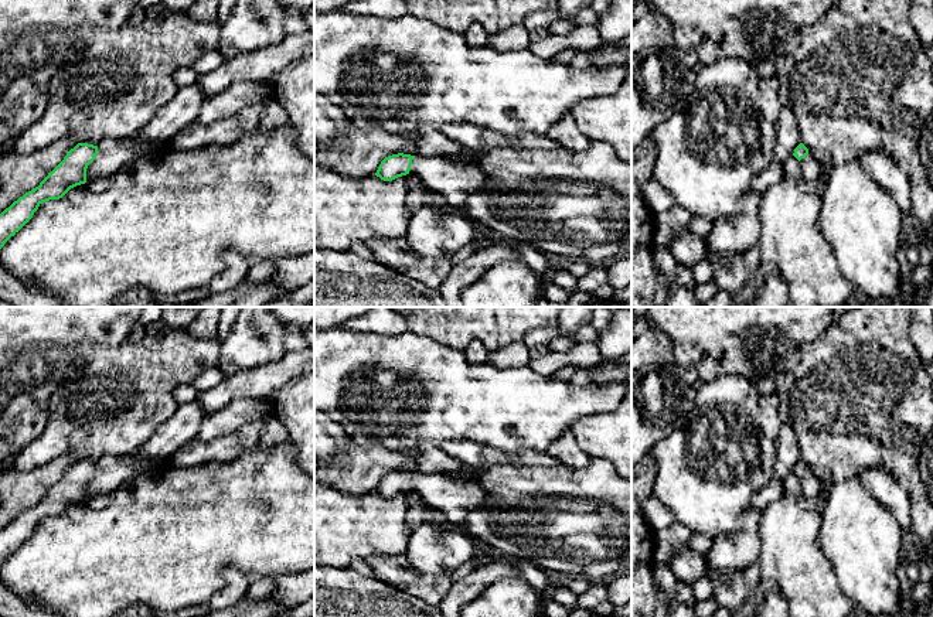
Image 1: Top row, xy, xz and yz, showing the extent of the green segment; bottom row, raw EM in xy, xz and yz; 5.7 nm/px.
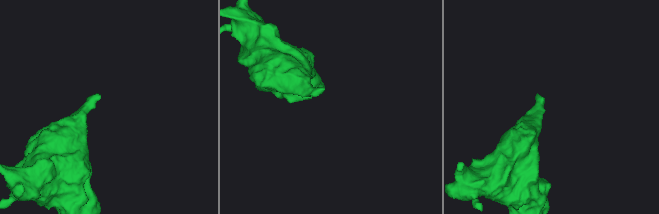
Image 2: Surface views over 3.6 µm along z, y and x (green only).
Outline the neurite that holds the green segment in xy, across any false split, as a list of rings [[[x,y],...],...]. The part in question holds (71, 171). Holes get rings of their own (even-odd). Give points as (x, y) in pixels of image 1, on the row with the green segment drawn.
[[[105,139],[98,146],[78,143],[64,160],[40,183],[0,214],[0,249],[34,215],[42,202],[62,198],[71,188],[88,180],[113,177],[127,163],[157,158],[164,146],[136,146],[129,139]]]

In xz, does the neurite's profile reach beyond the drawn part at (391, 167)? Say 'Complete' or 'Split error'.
Split error

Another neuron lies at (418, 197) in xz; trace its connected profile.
[[[413,174],[405,175],[409,194],[406,198],[406,205],[411,211],[411,214],[415,214],[420,208],[432,208],[436,212],[443,212],[443,209],[437,205],[435,205],[429,198],[429,188],[420,181],[419,177]]]

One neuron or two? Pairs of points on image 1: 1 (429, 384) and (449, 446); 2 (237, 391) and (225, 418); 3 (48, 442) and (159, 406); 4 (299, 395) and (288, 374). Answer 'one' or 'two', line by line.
1: two
2: two
3: one
4: two

